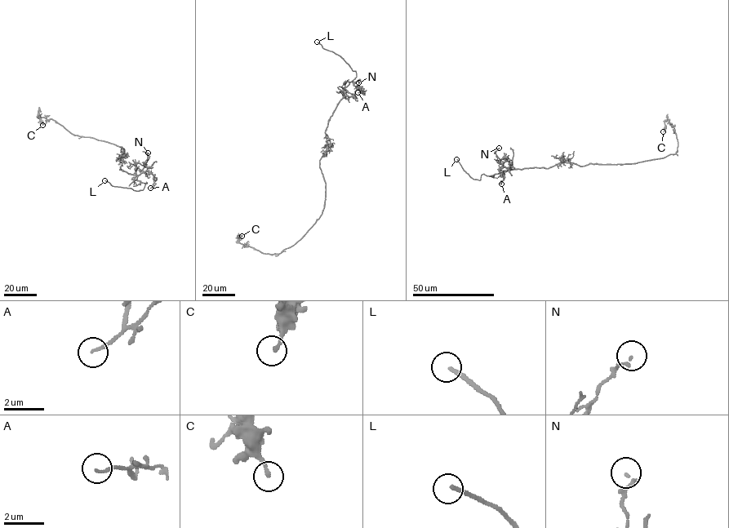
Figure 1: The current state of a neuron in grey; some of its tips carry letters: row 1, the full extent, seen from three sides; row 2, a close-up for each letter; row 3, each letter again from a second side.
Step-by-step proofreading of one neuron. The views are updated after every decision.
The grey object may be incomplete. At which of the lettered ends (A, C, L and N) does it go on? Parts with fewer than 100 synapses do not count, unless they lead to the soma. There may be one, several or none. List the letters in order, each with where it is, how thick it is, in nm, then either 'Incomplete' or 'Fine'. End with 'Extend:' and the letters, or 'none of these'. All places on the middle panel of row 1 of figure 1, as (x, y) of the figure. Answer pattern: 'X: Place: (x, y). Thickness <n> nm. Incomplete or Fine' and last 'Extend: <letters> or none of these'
A: Place: (357, 92). Thickness 110 nm. Fine
C: Place: (242, 236). Thickness 190 nm. Fine
L: Place: (317, 42). Thickness 180 nm. Incomplete
N: Place: (358, 82). Thickness 130 nm. Fine
Extend: L

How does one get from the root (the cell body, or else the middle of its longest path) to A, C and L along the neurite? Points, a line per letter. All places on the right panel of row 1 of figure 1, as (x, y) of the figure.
A: (584, 165), (561, 162), (547, 168), (508, 170), (501, 166), (499, 170), (503, 178), (501, 184)
C: (584, 165), (633, 163), (675, 153), (677, 141), (674, 128), (668, 120), (664, 122), (663, 131)
L: (584, 165), (560, 162), (547, 168), (482, 174), (479, 180), (471, 177), (456, 159)

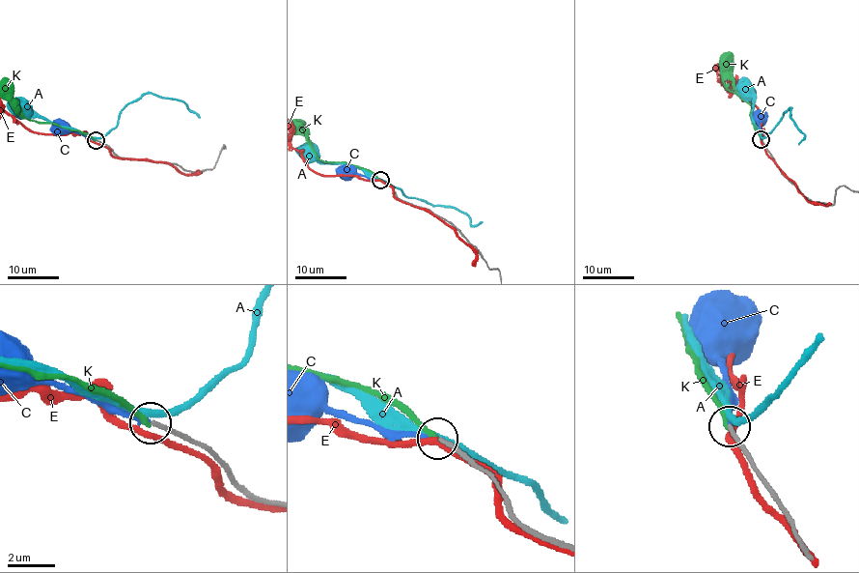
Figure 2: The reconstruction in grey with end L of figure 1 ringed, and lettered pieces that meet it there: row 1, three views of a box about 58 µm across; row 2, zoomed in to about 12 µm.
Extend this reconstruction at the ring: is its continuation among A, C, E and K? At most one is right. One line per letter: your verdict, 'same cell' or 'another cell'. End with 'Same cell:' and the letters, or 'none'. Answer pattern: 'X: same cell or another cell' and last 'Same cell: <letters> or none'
A: another cell
C: same cell
E: another cell
K: another cell
Same cell: C

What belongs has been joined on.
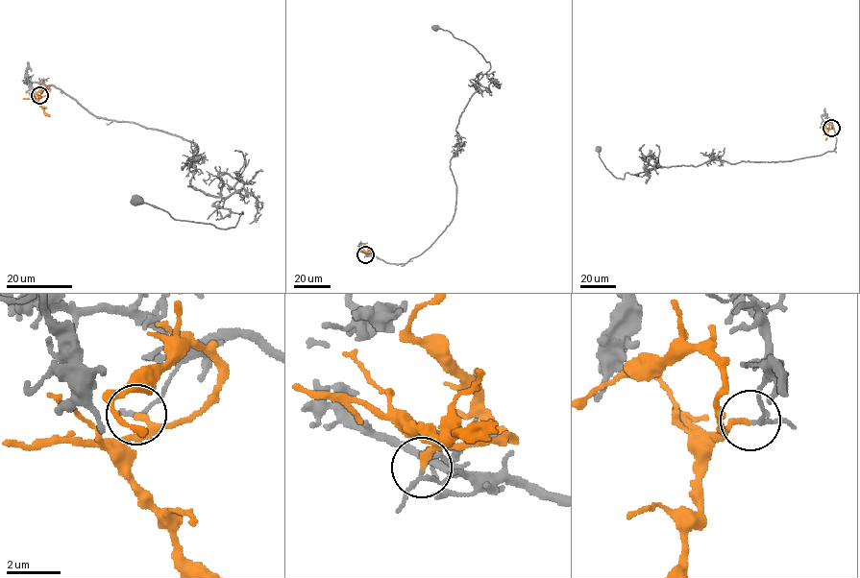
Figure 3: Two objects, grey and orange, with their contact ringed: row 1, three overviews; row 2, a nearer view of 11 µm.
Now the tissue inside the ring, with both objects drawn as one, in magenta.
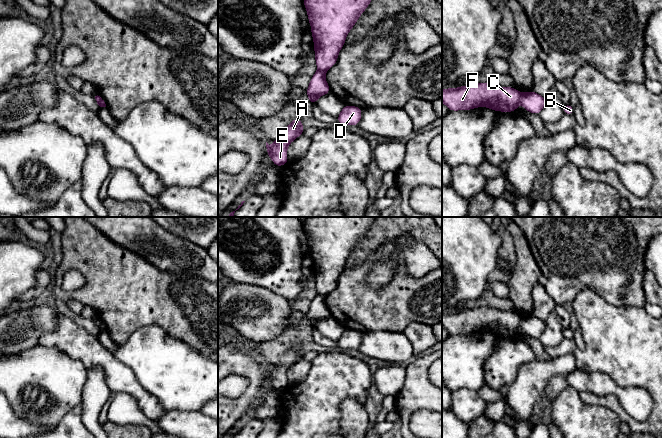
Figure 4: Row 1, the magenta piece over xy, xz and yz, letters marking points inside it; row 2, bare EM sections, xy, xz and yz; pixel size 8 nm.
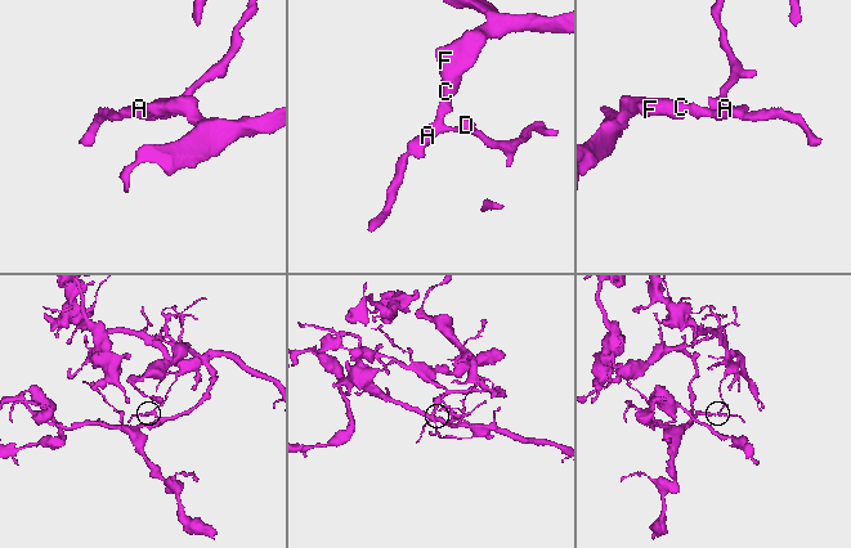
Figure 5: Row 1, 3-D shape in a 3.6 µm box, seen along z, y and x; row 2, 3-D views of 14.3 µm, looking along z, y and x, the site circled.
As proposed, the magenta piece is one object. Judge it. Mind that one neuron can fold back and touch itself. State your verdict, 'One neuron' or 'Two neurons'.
Two neurons

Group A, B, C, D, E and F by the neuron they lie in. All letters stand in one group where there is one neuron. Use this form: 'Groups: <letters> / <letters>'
Groups: A B D E / C F

